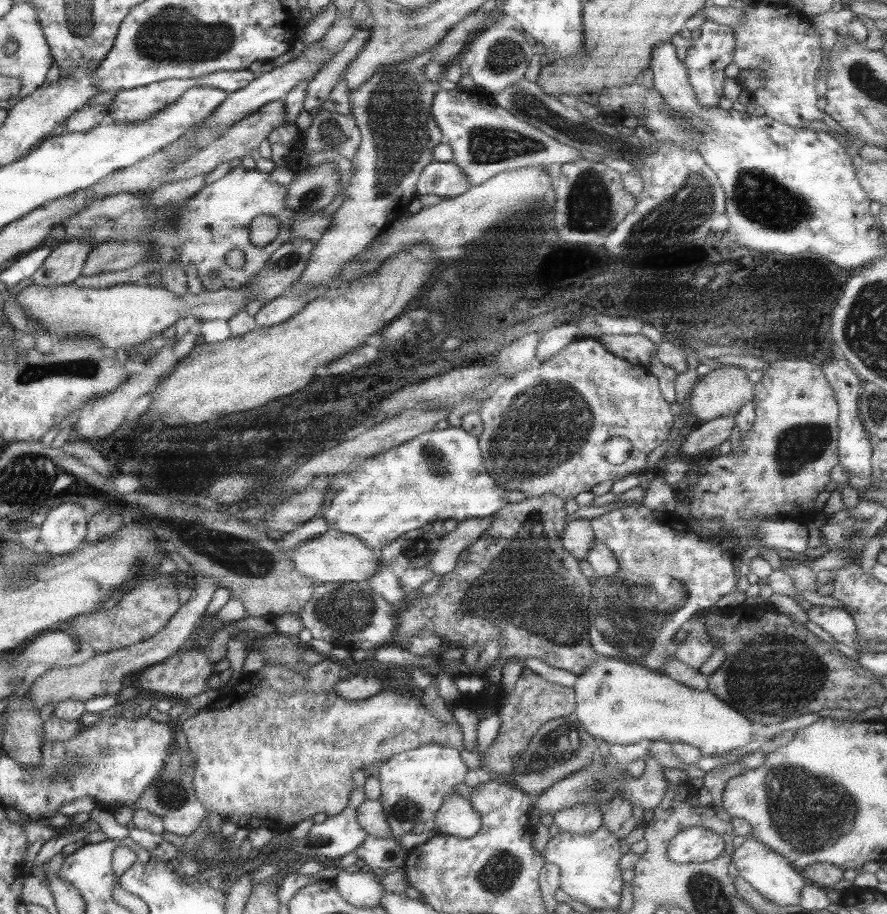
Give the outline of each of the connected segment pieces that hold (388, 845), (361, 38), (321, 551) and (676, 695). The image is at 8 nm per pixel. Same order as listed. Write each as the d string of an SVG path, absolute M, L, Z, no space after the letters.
M367 835L354 853L359 860L370 866L374 871L384 872L389 866L403 866L408 858L408 850L402 848L391 838L373 838Z
M369 28L355 30L343 48L338 50L330 60L327 60L313 75L313 78L307 81L302 110L308 112L311 108L321 106L325 102L331 89L342 78L347 65L353 61L363 43L367 41L367 37L369 37Z
M328 528L315 538L303 541L289 553L295 570L316 584L365 583L367 578L371 578L377 572L380 562L377 553L371 551L359 538L332 528Z
M597 658L591 666L587 666L585 671L577 677L573 684L572 690L574 691L574 716L576 717L579 727L587 732L593 739L597 738L601 742L605 742L606 745L631 745L631 744L645 744L647 742L665 741L670 744L673 742L679 742L687 746L693 746L697 748L703 757L721 757L725 753L729 753L733 749L739 749L745 744L749 743L751 736L755 733L755 730L759 726L755 726L749 720L746 720L739 712L733 711L727 704L724 704L719 698L705 691L691 691L691 688L673 683L670 678L665 677L661 673L655 673L639 664L631 664L631 662L623 662L623 660L617 660L617 658Z

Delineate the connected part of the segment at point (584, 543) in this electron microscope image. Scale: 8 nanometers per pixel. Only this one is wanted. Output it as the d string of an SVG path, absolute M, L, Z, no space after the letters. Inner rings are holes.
M589 519L569 520L561 533L561 548L577 560L587 558L587 551L593 545L593 541L595 538Z

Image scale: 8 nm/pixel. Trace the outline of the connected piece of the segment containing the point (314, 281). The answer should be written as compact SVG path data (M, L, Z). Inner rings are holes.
M413 56L401 62L385 64L377 72L373 72L361 86L351 90L351 116L359 129L359 146L351 158L351 174L347 182L346 194L337 211L331 215L332 220L324 233L314 242L311 255L302 276L293 292L287 296L279 296L261 305L255 316L256 326L265 328L277 325L301 311L309 300L320 297L329 288L339 270L355 256L369 247L369 244L381 234L391 223L398 221L400 215L408 211L408 207L416 198L415 183L425 165L433 161L433 148L441 142L441 132L431 118L431 101L435 95L435 83L425 76L423 56Z

